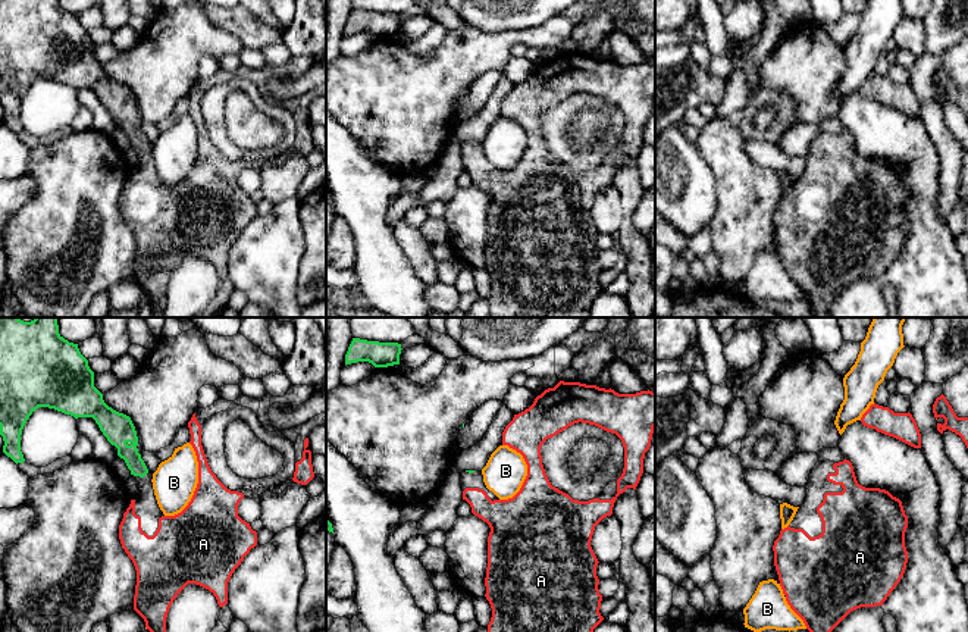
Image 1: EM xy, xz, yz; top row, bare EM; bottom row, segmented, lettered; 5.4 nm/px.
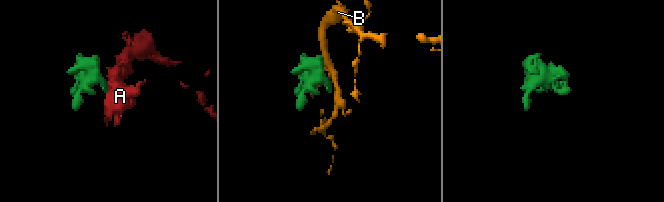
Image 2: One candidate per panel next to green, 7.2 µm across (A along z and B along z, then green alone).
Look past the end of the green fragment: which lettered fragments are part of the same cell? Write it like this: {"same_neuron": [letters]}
{"same_neuron": ["A"]}

